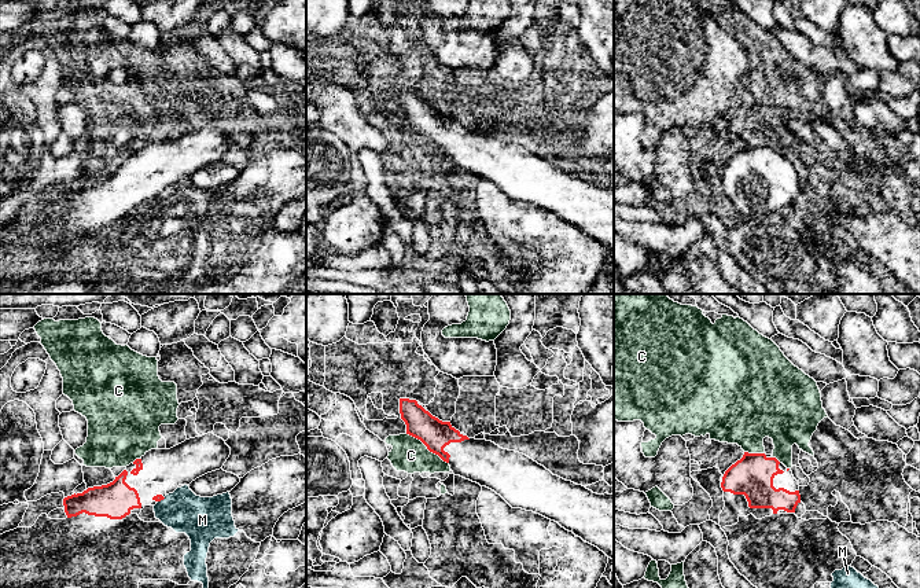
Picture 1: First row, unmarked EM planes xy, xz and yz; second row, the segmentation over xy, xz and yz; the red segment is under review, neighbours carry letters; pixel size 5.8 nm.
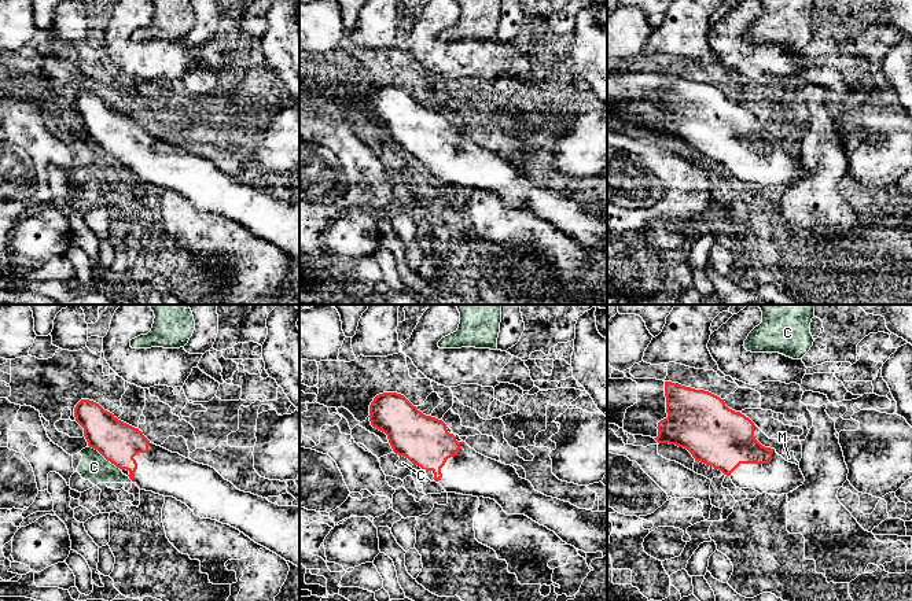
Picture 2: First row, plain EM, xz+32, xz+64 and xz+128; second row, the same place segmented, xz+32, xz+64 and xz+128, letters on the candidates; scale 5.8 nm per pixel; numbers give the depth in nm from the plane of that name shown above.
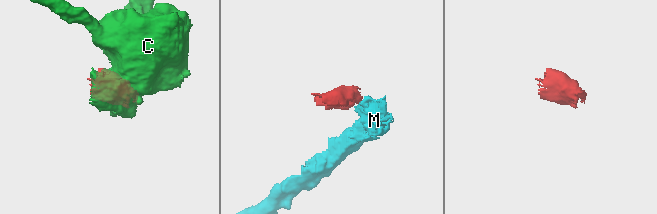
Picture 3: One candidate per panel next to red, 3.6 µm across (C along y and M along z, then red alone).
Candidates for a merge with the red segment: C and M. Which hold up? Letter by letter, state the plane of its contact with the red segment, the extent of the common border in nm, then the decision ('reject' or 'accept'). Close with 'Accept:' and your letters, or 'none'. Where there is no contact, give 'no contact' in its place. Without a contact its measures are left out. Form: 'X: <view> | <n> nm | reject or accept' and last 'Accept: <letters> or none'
C: xz | 320 nm | reject
M: xy | 50 nm | reject
Accept: none

